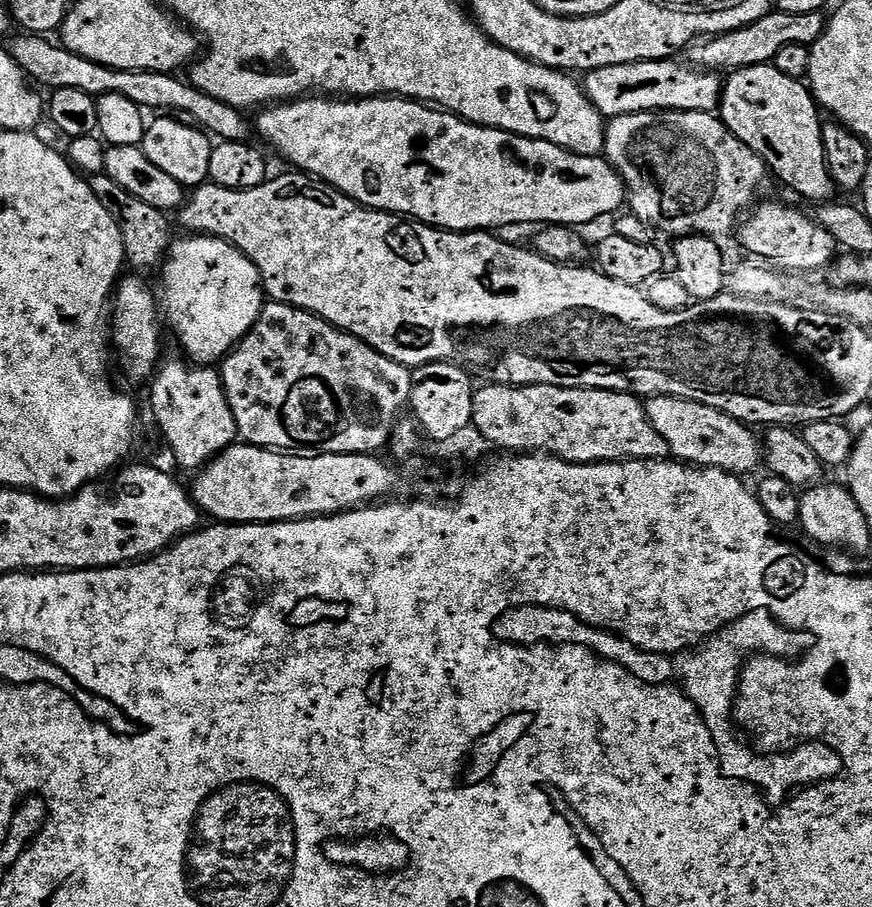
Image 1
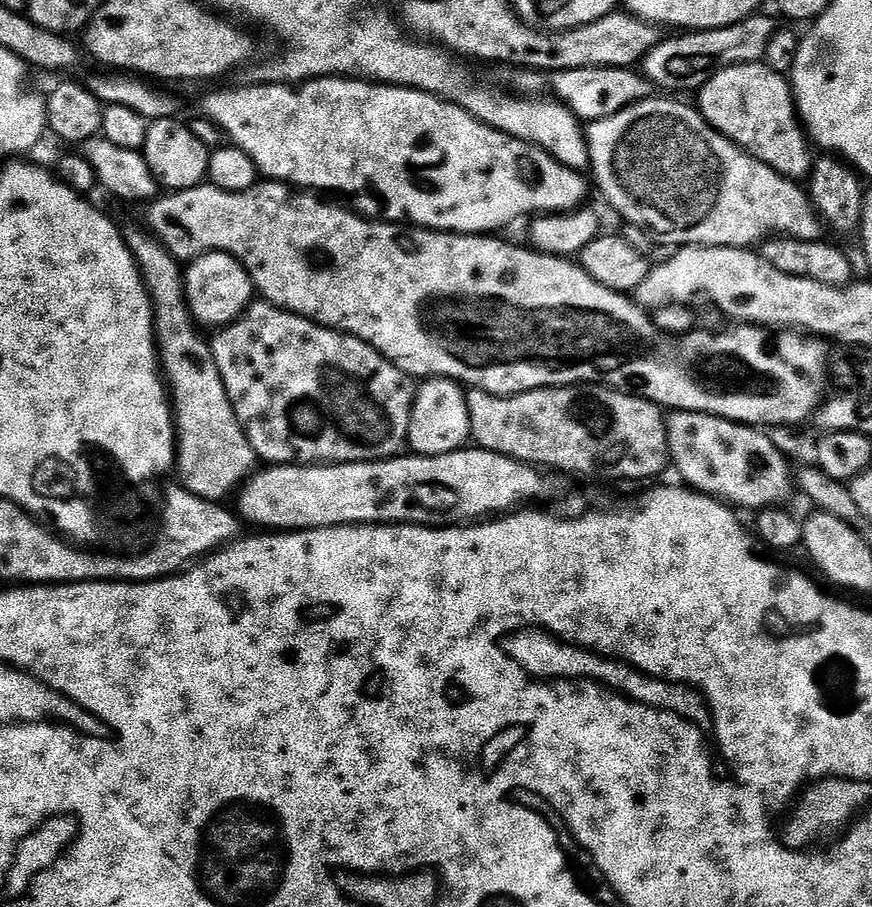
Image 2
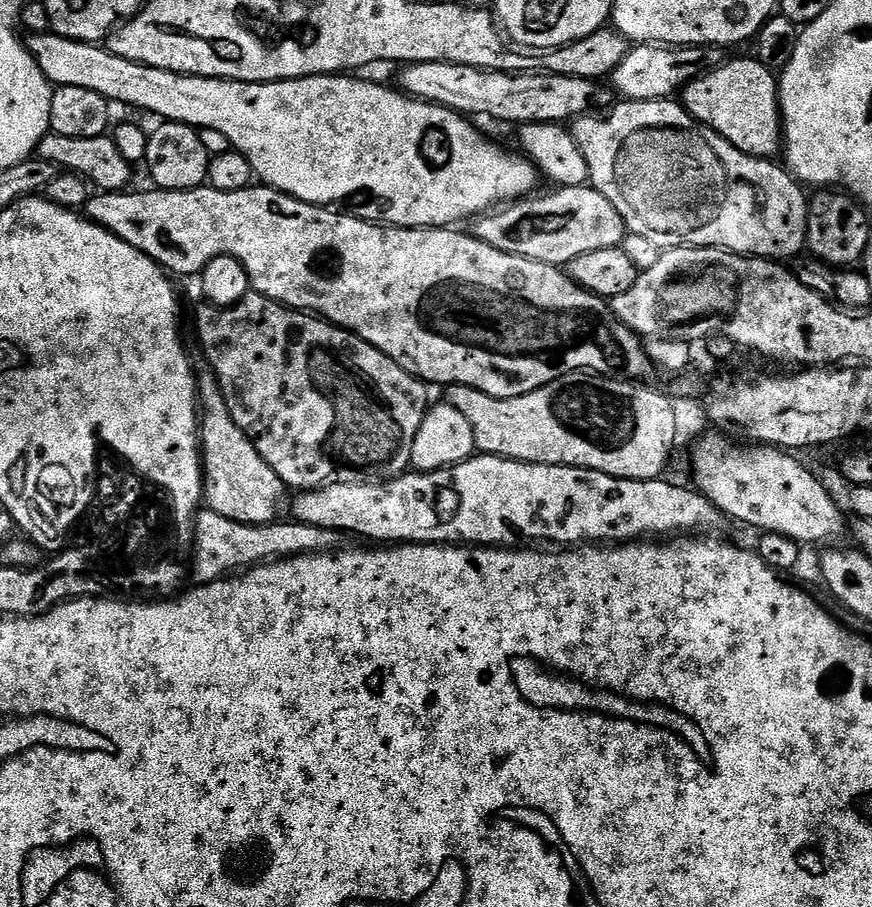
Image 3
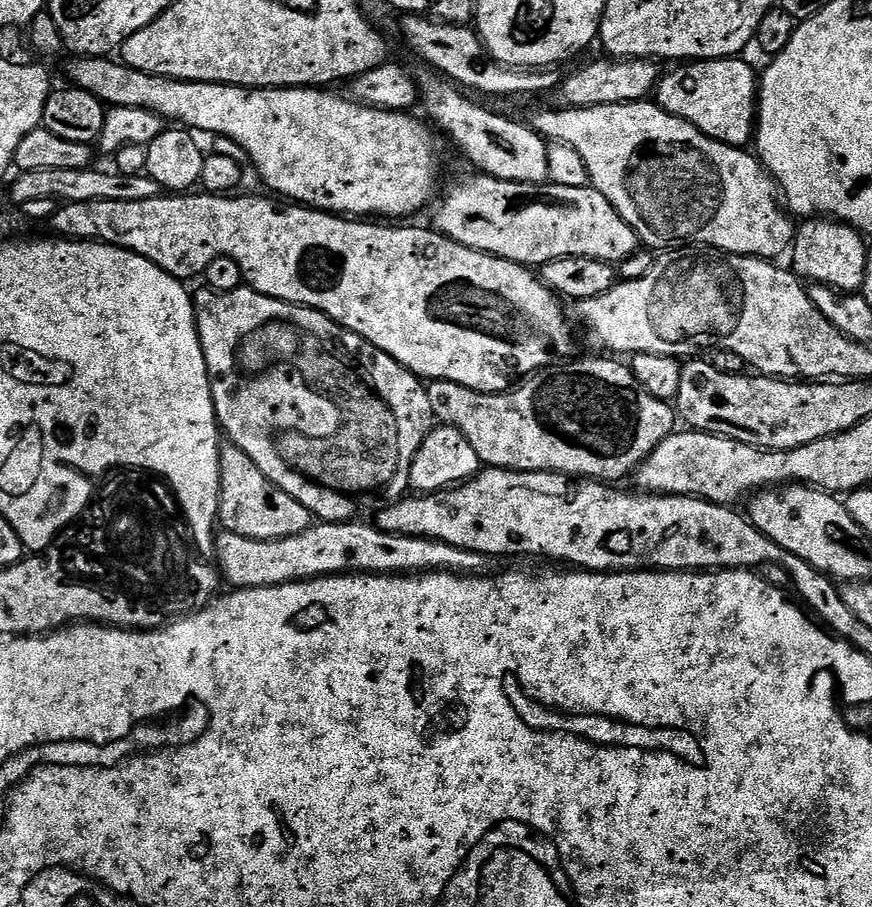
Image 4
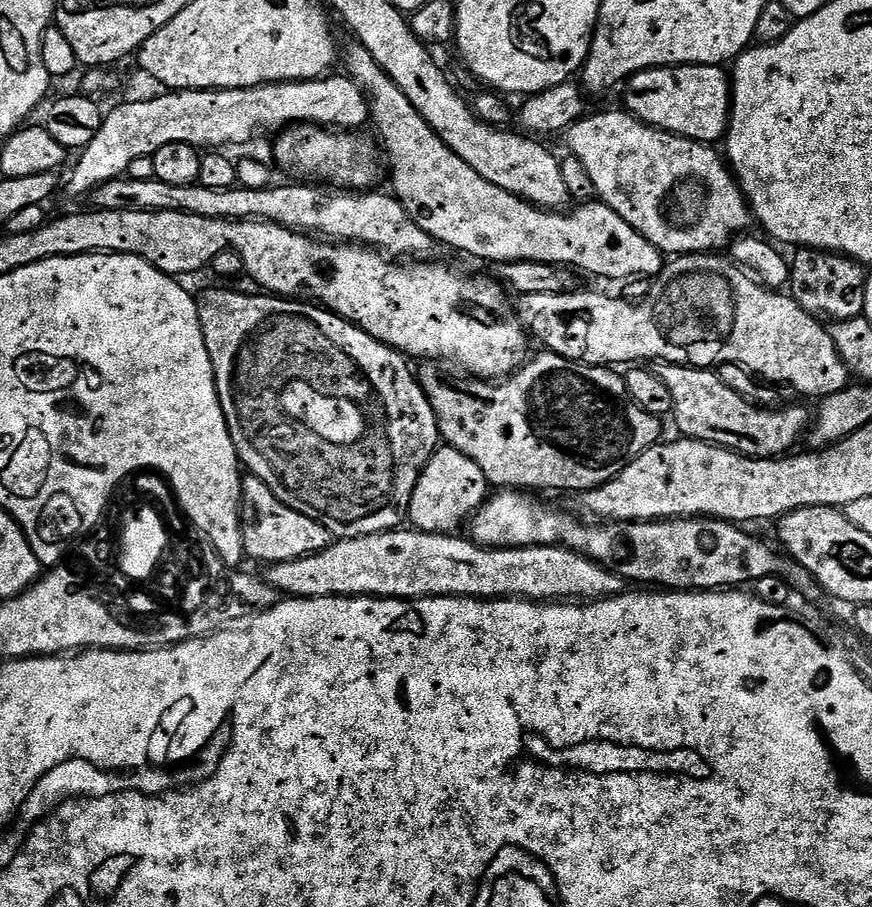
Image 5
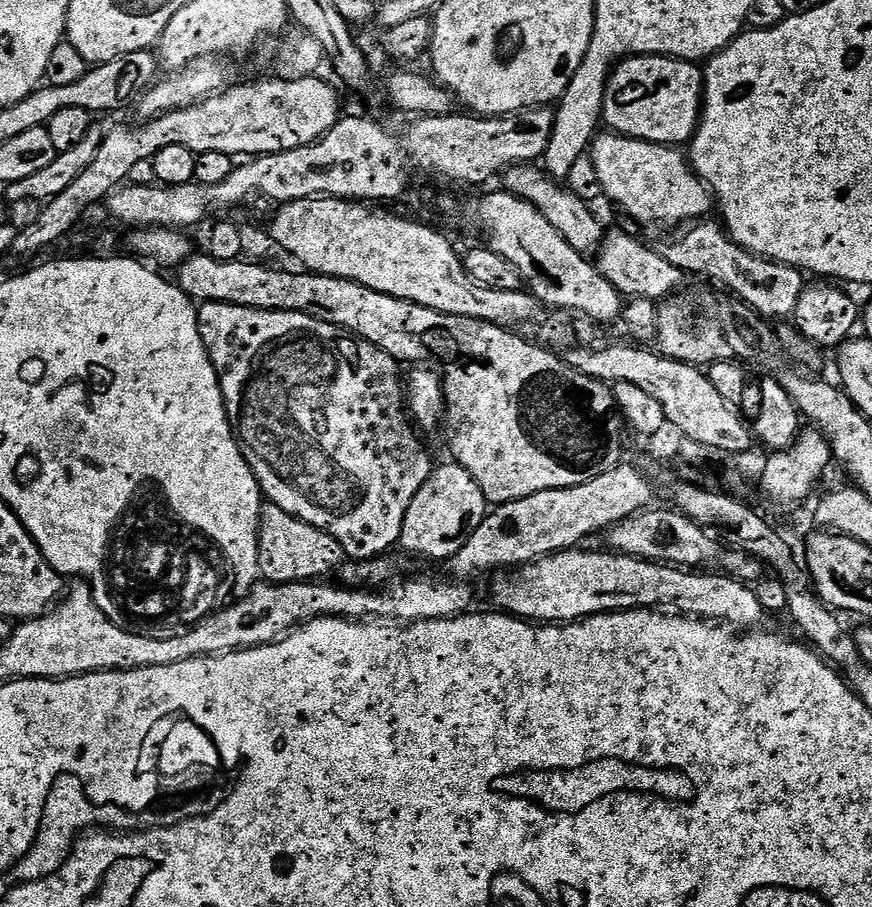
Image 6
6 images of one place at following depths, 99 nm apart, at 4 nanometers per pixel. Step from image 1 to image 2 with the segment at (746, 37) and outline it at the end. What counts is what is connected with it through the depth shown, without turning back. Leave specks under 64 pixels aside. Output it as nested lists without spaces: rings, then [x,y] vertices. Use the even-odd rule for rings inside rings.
[[[764,15],[747,16],[734,26],[701,32],[688,30],[683,34],[669,35],[672,36],[669,40],[668,37],[661,39],[660,43],[644,55],[642,61],[644,77],[657,89],[665,88],[668,91],[665,93],[668,94],[695,93],[707,80],[714,78],[714,74],[722,70],[739,64],[761,63],[766,54],[766,46],[770,46],[770,38],[774,38],[778,30],[777,17]]]

